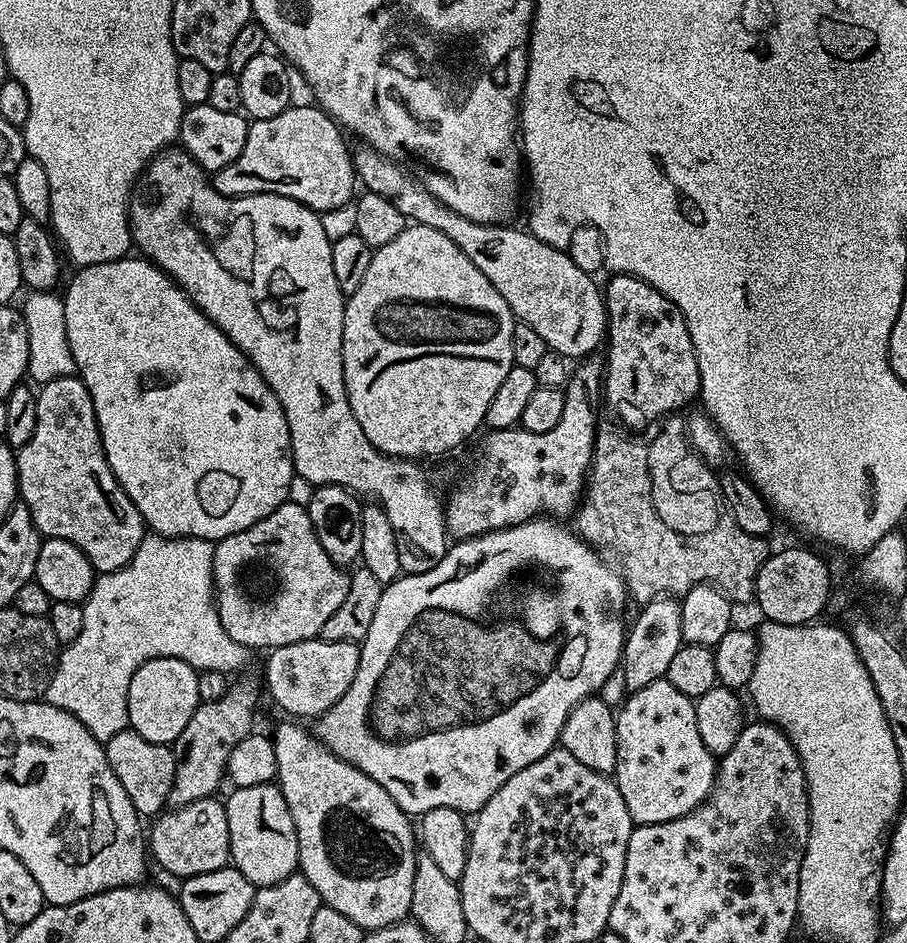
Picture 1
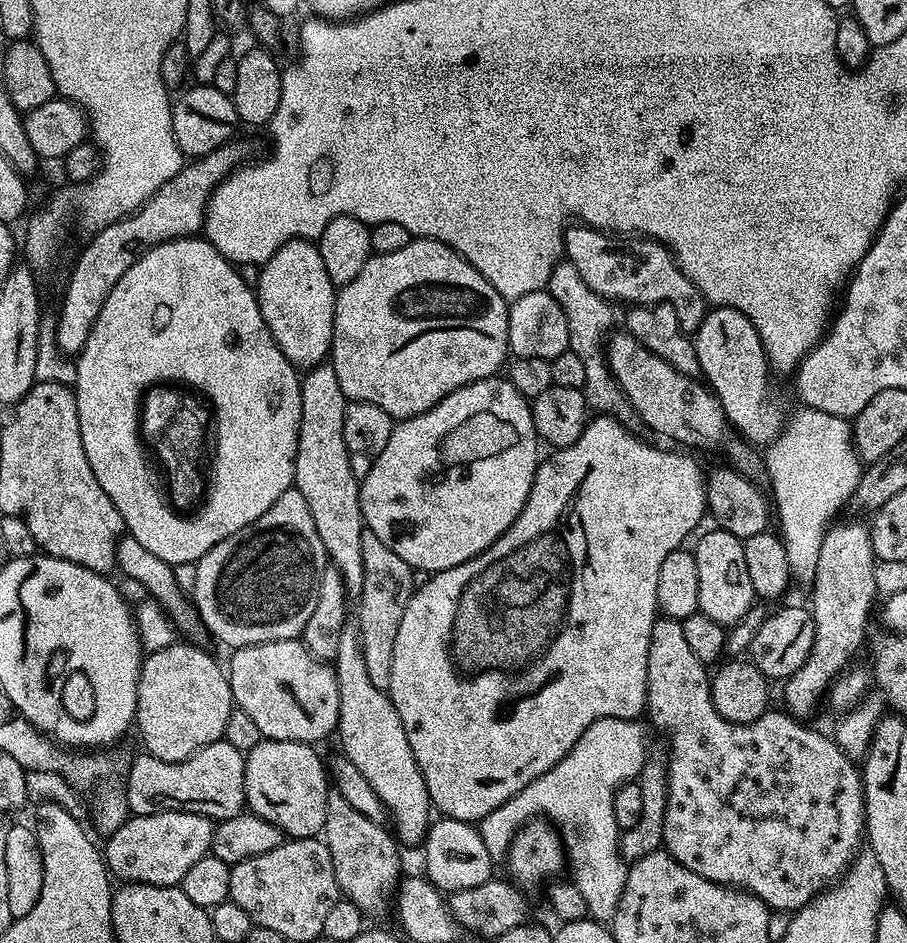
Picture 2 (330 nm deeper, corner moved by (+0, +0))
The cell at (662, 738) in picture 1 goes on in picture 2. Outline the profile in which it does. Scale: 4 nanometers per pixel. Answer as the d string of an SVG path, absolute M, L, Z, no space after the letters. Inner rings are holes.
M658 618L654 622L654 626L650 630L650 650L648 651L648 702L646 705L646 716L652 719L651 727L653 729L661 728L664 732L669 732L672 735L672 749L667 749L666 755L668 758L668 801L666 802L666 814L664 815L664 842L663 847L671 854L676 861L682 866L686 866L686 870L694 870L694 874L702 874L702 878L706 878L710 882L718 882L719 884L727 884L730 888L735 888L741 892L749 892L754 894L760 901L766 905L773 913L776 914L791 914L797 912L802 906L806 906L813 898L819 896L826 888L832 887L841 876L848 870L849 864L856 859L862 848L862 837L866 832L864 823L864 781L862 779L861 769L858 767L857 761L839 748L835 739L831 735L823 736L820 732L815 732L812 728L807 728L807 723L801 722L795 716L787 711L769 710L763 712L761 716L754 722L749 724L735 724L726 718L722 718L722 714L718 714L718 710L714 710L714 702L712 701L712 689L710 687L710 672L705 664L698 662L698 657L690 650L690 645L686 642L685 631L682 630L679 620L669 620L667 618Z

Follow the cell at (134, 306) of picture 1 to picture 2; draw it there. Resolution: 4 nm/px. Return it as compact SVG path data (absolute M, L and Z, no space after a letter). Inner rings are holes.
M199 235L183 236L180 240L168 240L164 244L154 246L148 252L143 252L134 262L134 266L130 266L130 270L126 270L126 274L122 274L122 278L118 278L118 282L114 286L114 290L110 290L106 302L102 302L102 314L98 314L98 318L86 338L86 346L75 361L74 391L78 406L80 433L82 434L82 450L86 450L86 462L90 462L90 470L94 470L94 478L98 478L98 486L102 486L102 490L106 490L106 498L110 498L110 502L114 502L127 535L138 538L138 542L142 542L142 546L146 546L146 550L150 550L150 554L162 558L162 562L173 566L180 563L196 563L210 549L218 546L218 542L230 538L230 534L238 534L238 530L242 530L246 526L250 526L250 522L262 518L262 514L266 514L266 510L270 510L270 506L274 506L274 502L278 502L278 498L282 498L282 494L286 494L286 490L293 487L296 478L296 451L298 450L300 415L302 414L301 377L298 375L296 365L288 361L286 354L282 354L278 342L274 342L274 338L262 318L262 310L256 301L253 285L249 281L247 284L240 277L240 272L241 269L237 265L219 253L209 240L201 238ZM157 378L174 378L176 380L187 378L188 381L194 382L200 387L204 394L210 394L214 398L215 405L219 407L221 464L218 465L215 483L211 483L211 501L208 507L204 508L205 513L190 521L186 521L184 517L169 515L165 511L165 507L161 505L161 499L154 495L154 489L144 469L134 434L136 391L143 384L148 384L149 381L157 380Z

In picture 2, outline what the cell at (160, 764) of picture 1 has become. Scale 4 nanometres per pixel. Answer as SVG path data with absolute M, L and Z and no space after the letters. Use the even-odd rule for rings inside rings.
M222 738L178 762L162 762L162 758L140 754L126 768L123 781L129 813L149 816L159 812L200 812L214 822L234 818L246 808L244 757L245 753L234 750L234 746Z

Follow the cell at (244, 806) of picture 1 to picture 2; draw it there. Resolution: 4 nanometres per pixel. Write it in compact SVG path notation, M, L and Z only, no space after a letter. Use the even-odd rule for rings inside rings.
M261 739L254 750L244 757L244 798L247 807L258 818L273 824L285 837L297 840L316 838L324 831L326 822L326 802L330 795L330 780L324 777L324 764L315 752L312 744L303 744L300 740Z

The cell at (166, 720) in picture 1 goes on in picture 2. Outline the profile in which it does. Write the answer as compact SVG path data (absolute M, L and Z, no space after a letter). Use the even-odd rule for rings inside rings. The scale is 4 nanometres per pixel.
M175 642L172 645L166 646L165 649L160 649L157 652L149 652L145 655L140 665L140 677L138 678L138 702L136 703L136 719L134 721L135 731L140 731L140 740L144 743L143 751L154 758L162 758L162 762L178 762L184 760L187 756L197 752L200 748L210 746L210 742L221 739L226 730L226 718L230 718L234 701L232 699L232 691L228 685L227 671L211 656L208 652L203 652L200 648L195 648L192 644L182 644Z

